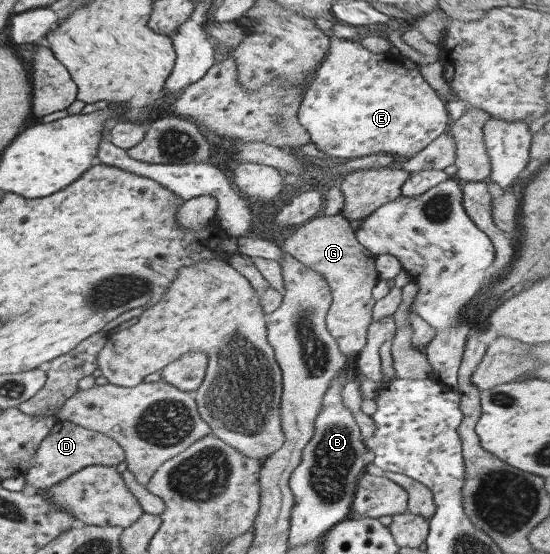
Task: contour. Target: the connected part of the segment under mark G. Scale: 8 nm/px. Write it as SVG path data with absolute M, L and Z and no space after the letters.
M341 214L318 216L304 222L287 239L281 247L283 253L316 271L318 276L326 280L330 289L331 305L325 315L325 326L334 338L341 354L358 353L366 343L365 333L372 317L375 303L371 291L379 280L375 267L375 257L362 245L358 244L355 232L350 228Z

